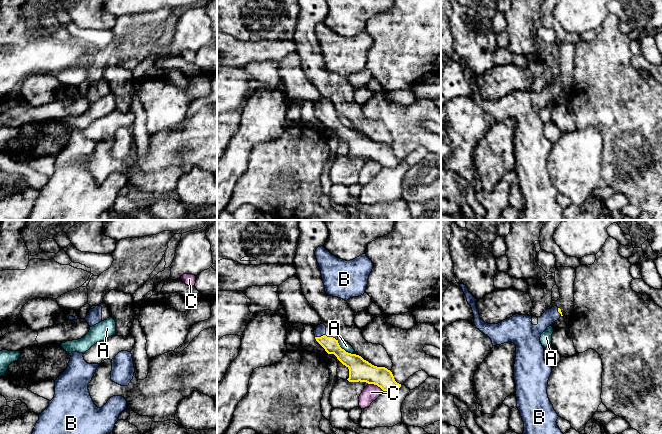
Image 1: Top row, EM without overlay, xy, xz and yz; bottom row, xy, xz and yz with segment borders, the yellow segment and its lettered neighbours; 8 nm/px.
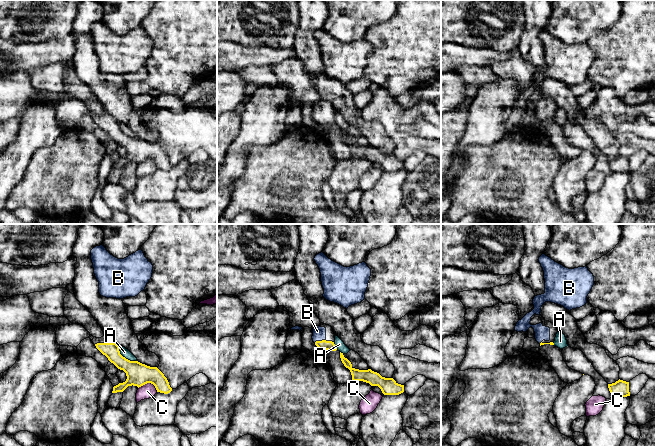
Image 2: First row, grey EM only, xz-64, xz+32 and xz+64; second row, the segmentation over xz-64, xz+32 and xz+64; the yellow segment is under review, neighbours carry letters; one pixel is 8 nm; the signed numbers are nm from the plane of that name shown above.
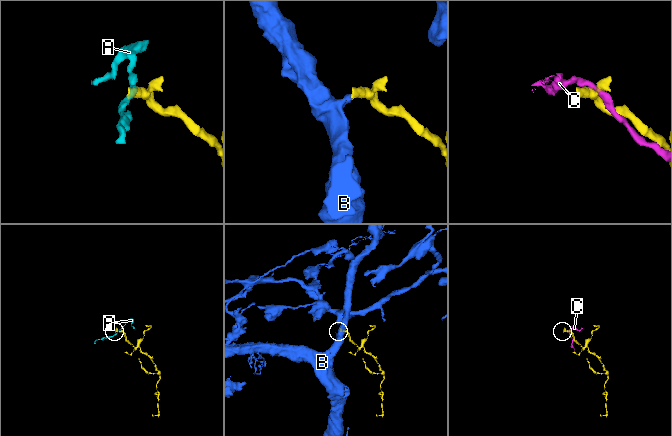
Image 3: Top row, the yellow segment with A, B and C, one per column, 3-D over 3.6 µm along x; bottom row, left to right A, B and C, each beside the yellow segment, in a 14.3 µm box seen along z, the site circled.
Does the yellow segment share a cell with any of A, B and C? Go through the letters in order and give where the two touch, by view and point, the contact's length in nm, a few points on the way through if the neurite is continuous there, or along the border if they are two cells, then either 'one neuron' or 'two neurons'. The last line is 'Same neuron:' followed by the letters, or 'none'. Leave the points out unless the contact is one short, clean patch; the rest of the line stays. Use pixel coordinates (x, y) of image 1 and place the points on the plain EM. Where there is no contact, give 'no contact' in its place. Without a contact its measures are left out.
A: contact xz (343, 125); length 170 nm; border xz (337, 116), (342, 124), (352, 130); two neurons
B: contact xz (319, 113); length 80 nm; way xz (330, 120), (319, 113), (321, 105); one neuron
C: contact xz (376, 160); length 140 nm; border xz (368, 159), (373, 159), (383, 166); two neurons
Same neuron: B

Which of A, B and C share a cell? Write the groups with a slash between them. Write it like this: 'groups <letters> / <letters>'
groups A C / B

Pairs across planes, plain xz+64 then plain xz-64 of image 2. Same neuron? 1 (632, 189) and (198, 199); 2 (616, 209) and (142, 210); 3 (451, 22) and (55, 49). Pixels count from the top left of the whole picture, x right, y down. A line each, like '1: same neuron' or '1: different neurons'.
1: same neuron
2: different neurons
3: different neurons

